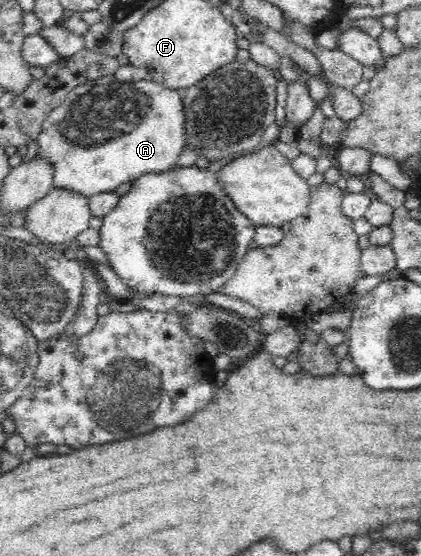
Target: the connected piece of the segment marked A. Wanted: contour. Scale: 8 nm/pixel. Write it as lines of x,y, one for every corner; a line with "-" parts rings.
150,79
143,81
115,81
104,85
95,85
93,88
83,95
73,97
67,103
63,103
59,107
53,108
53,111
45,117
42,123
42,130
38,137
38,152
36,157
46,159
53,166
53,185
59,189
70,189
75,193
81,194
87,199
99,193
108,193
115,191
119,185
123,183
134,182
138,177
145,173
161,173
174,168
179,159
179,155
186,147
185,139
185,114
182,97
177,89
169,89

